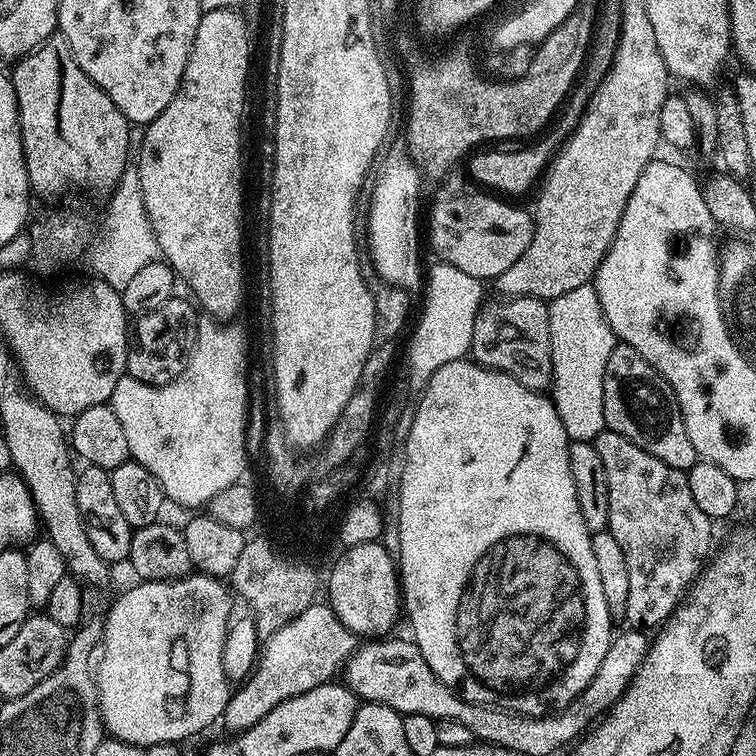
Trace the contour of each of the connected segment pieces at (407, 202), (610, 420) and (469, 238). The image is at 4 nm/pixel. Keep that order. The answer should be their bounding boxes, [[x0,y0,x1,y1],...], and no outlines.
[[368,156,424,294],[602,342,698,470],[428,194,534,282]]

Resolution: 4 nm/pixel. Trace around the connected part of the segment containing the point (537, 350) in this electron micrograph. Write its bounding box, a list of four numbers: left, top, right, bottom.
[471,296,552,392]

